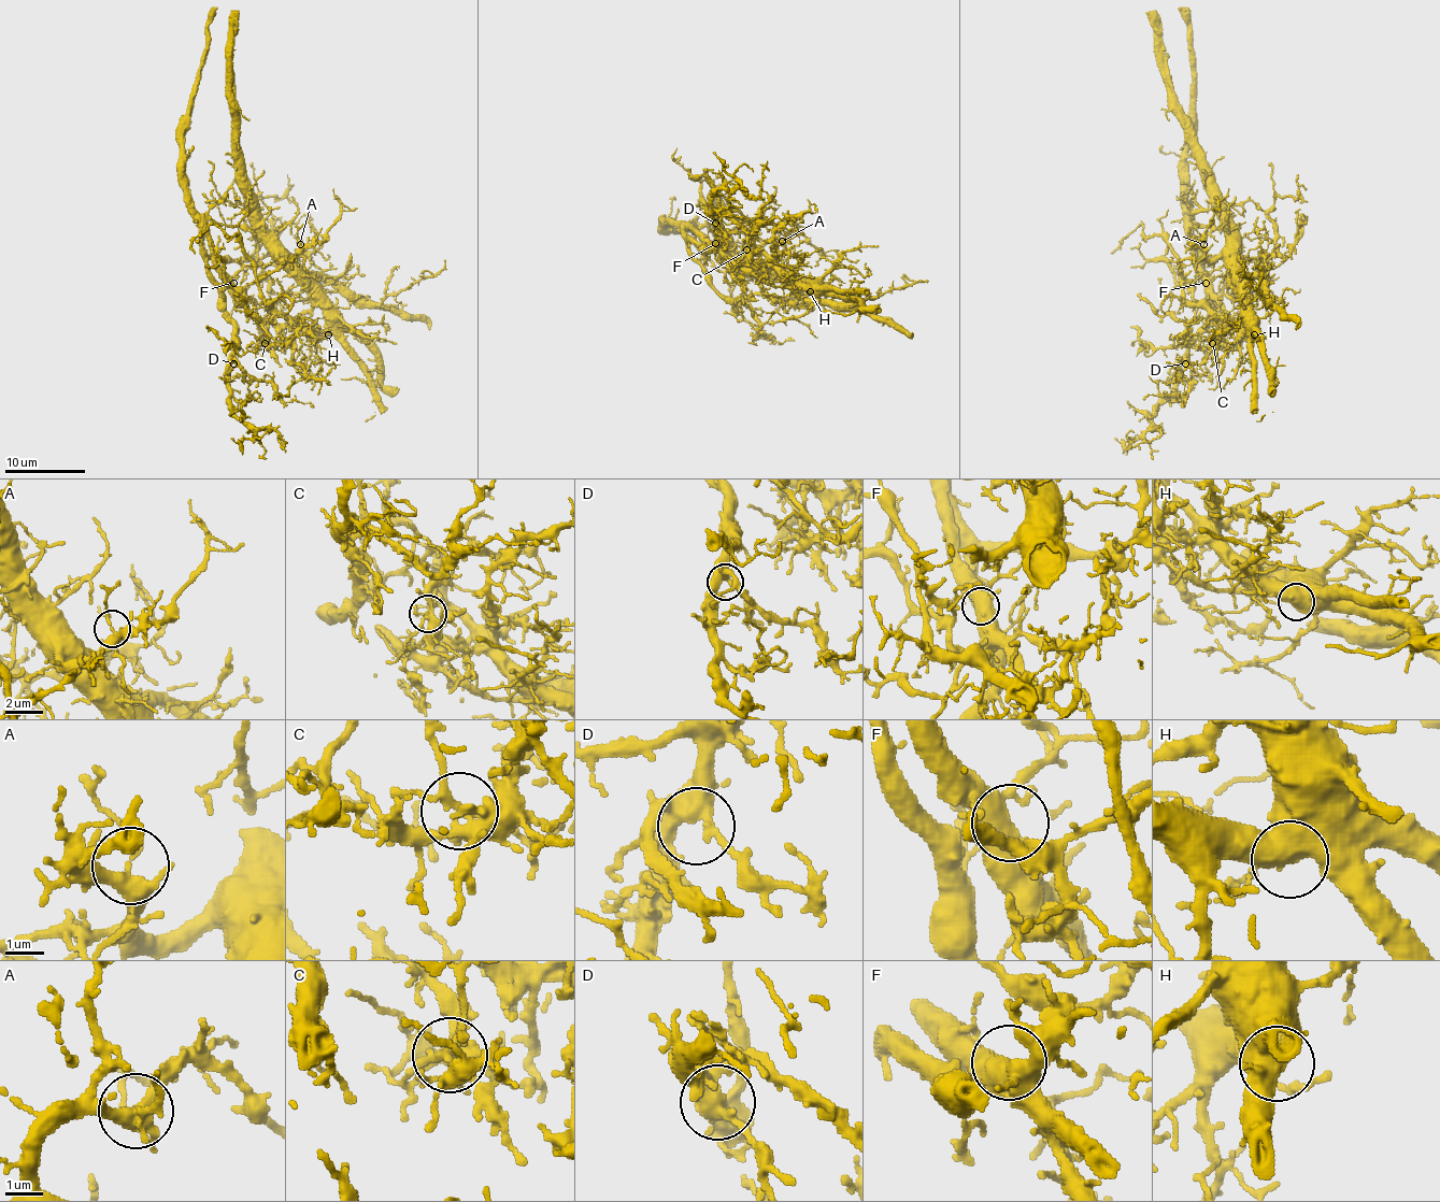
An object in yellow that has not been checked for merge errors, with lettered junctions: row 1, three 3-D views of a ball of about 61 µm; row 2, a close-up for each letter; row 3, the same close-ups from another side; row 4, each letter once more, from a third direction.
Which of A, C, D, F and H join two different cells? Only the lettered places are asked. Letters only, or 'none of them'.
C

